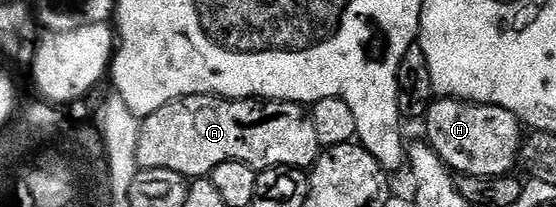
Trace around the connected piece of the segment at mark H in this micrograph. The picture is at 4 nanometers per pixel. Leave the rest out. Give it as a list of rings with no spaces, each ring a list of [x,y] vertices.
[[[437,98],[431,102],[424,124],[427,144],[455,174],[502,177],[511,174],[519,162],[524,129],[518,117],[503,108],[477,105],[458,98]]]

